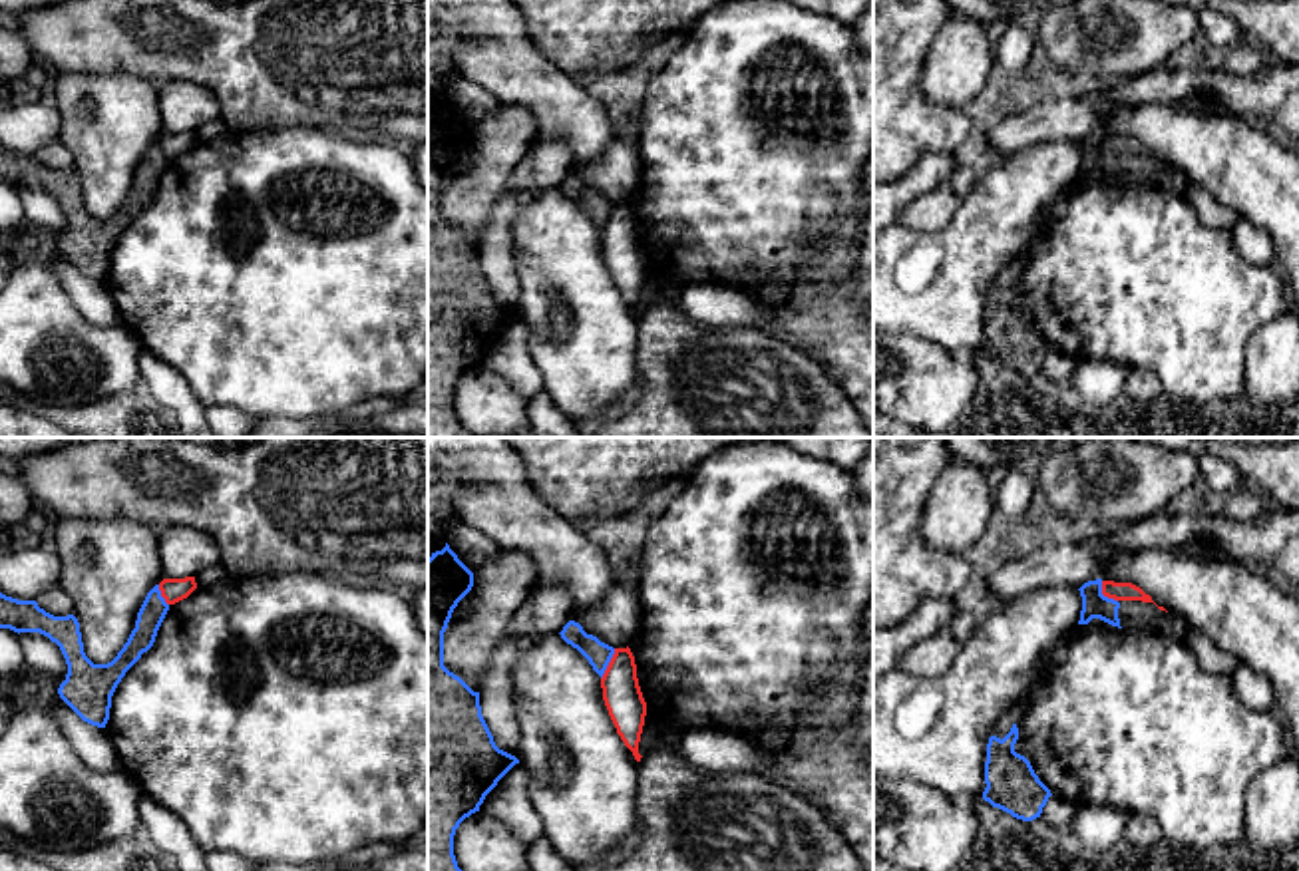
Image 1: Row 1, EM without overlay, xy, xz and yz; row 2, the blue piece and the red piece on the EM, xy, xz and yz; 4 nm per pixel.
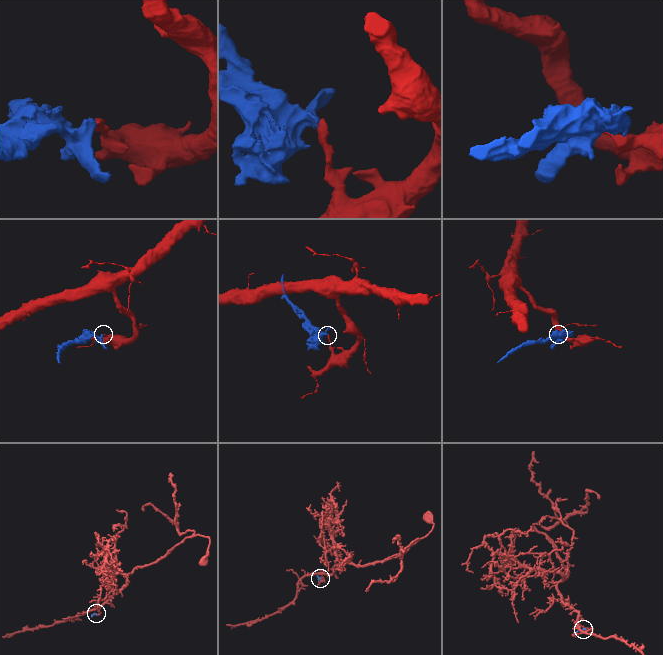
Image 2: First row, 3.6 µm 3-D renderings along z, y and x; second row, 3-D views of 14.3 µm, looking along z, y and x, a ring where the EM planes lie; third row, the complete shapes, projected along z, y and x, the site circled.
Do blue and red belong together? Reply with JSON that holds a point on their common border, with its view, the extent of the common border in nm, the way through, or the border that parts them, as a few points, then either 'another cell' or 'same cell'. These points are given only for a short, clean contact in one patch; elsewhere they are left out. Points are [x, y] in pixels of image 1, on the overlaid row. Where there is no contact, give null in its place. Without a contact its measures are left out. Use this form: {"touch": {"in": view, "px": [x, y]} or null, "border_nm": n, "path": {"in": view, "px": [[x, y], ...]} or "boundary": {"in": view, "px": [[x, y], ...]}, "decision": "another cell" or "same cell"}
{"touch": {"in": "xz", "px": [607, 665]}, "border_nm": 140, "boundary": {"in": "xz", "px": [[615, 649], [601, 679]]}, "decision": "another cell"}

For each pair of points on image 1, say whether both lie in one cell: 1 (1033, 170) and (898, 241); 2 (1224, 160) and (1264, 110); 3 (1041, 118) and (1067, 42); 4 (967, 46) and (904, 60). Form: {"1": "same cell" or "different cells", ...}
{"1": "same cell", "2": "different cells", "3": "different cells", "4": "different cells"}

